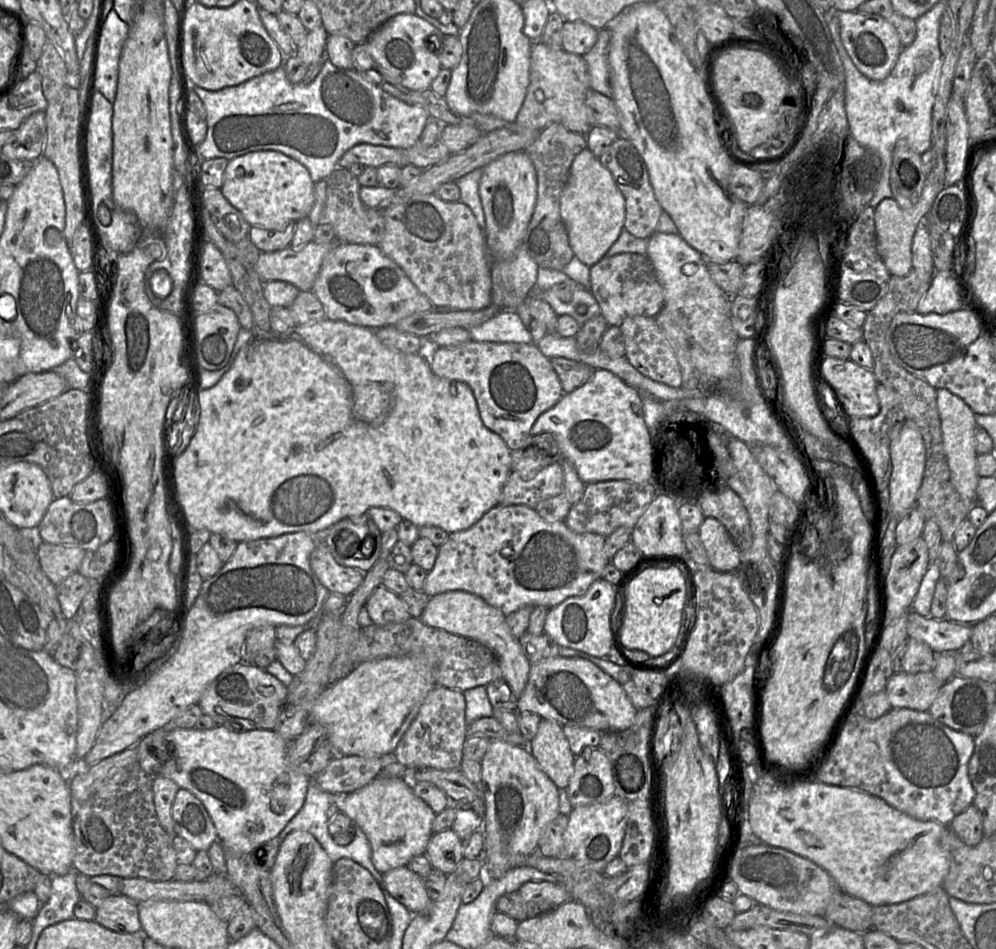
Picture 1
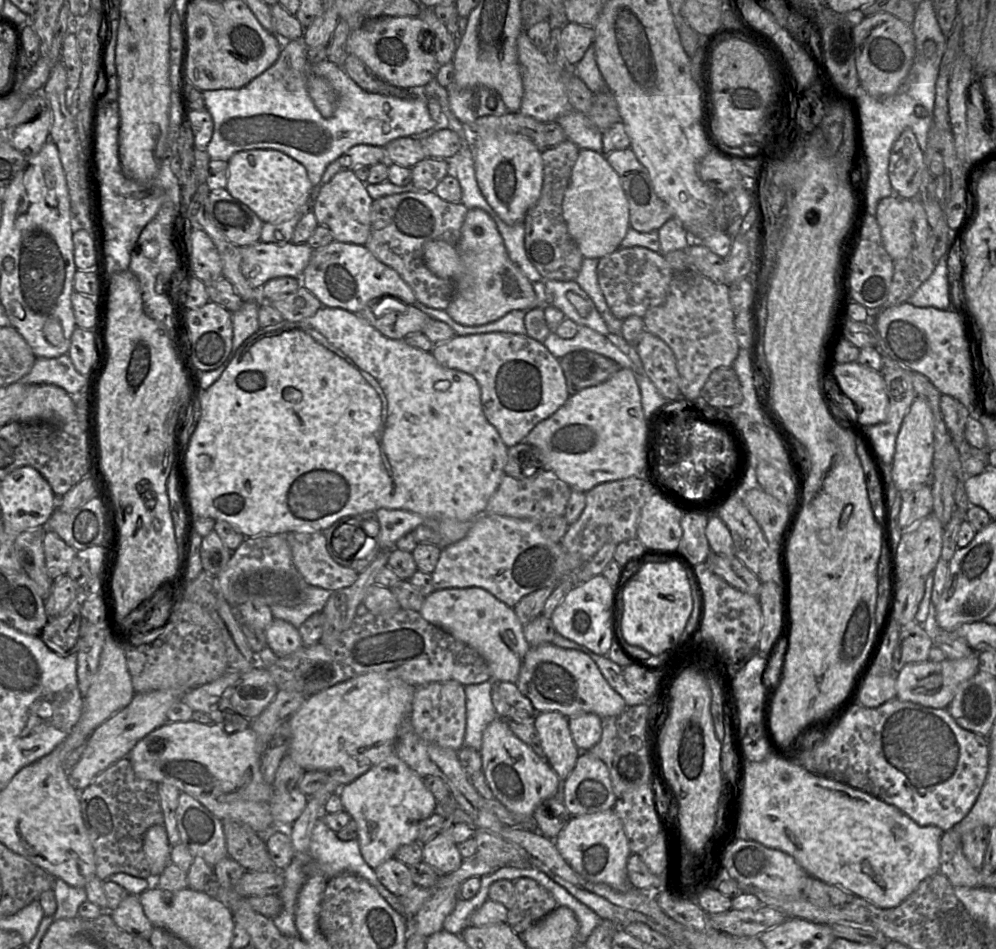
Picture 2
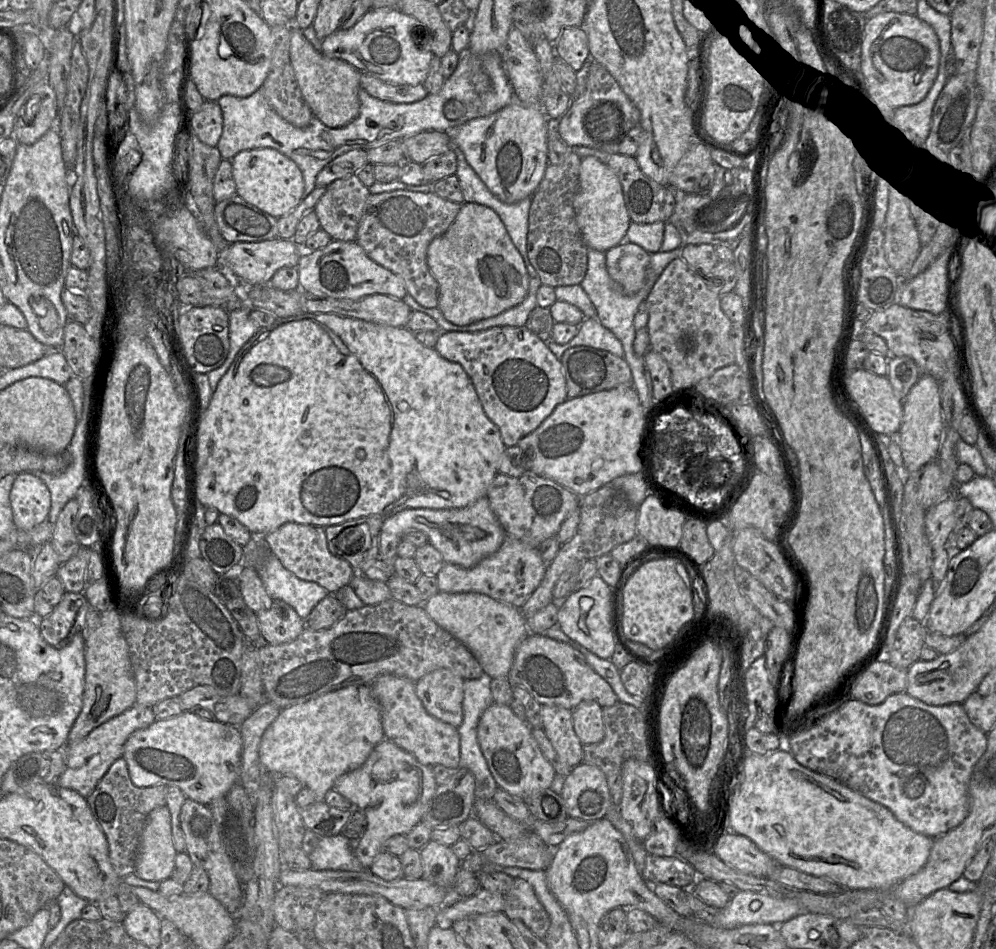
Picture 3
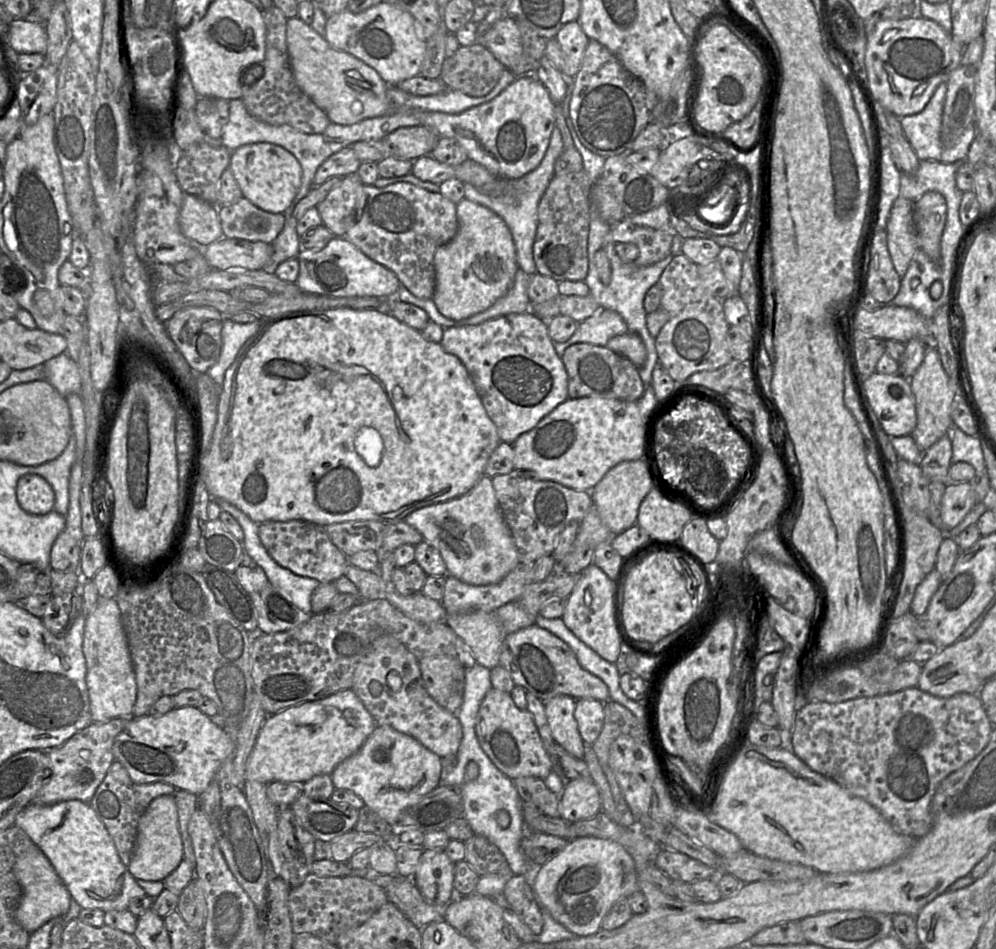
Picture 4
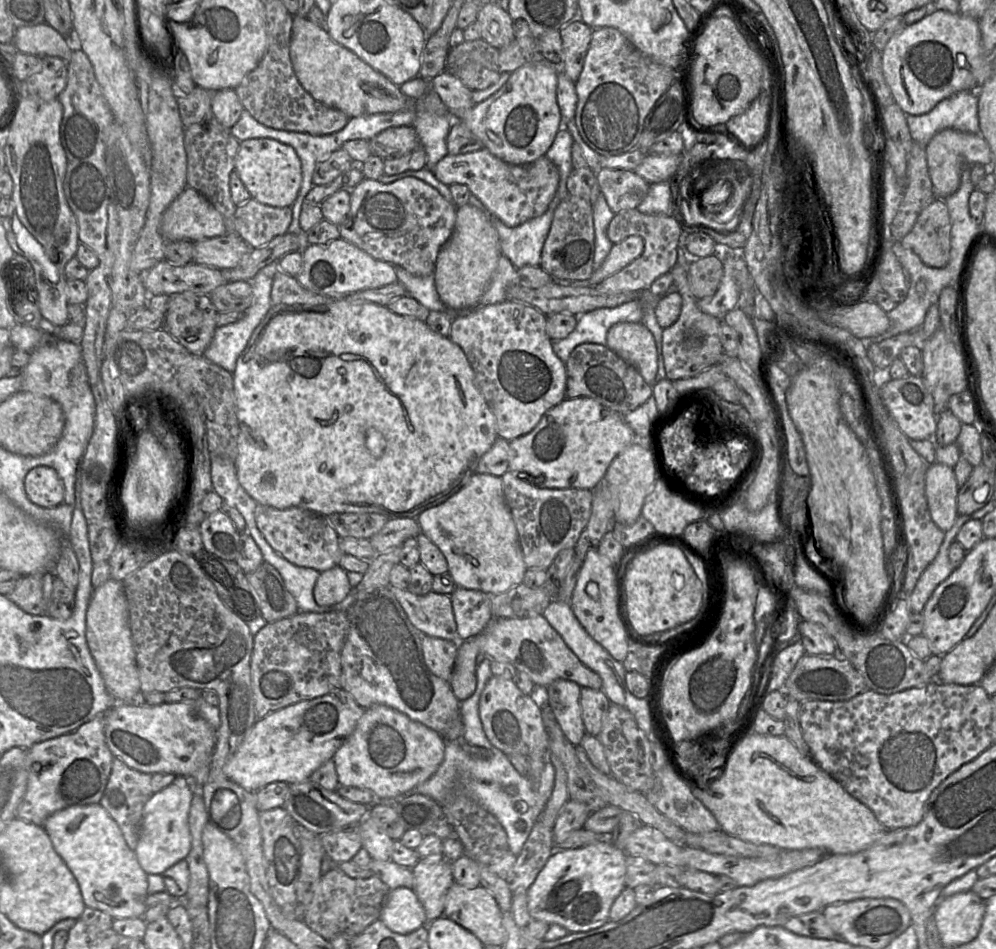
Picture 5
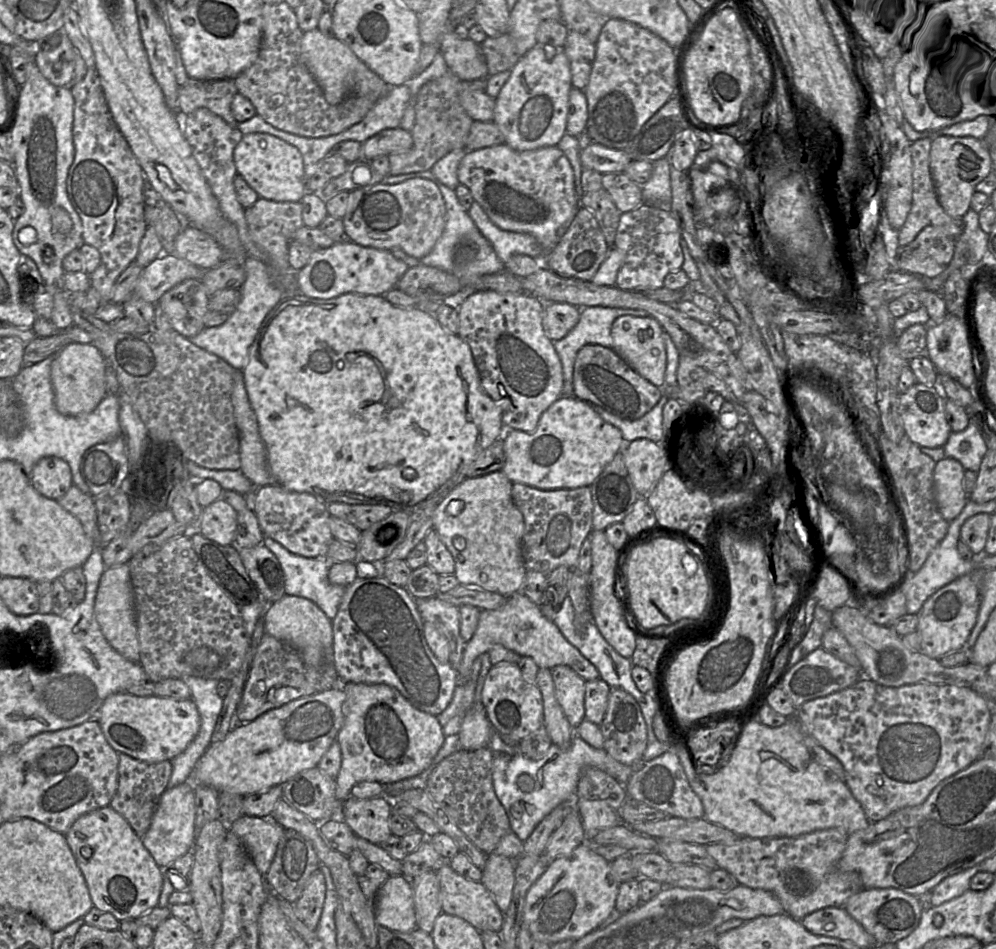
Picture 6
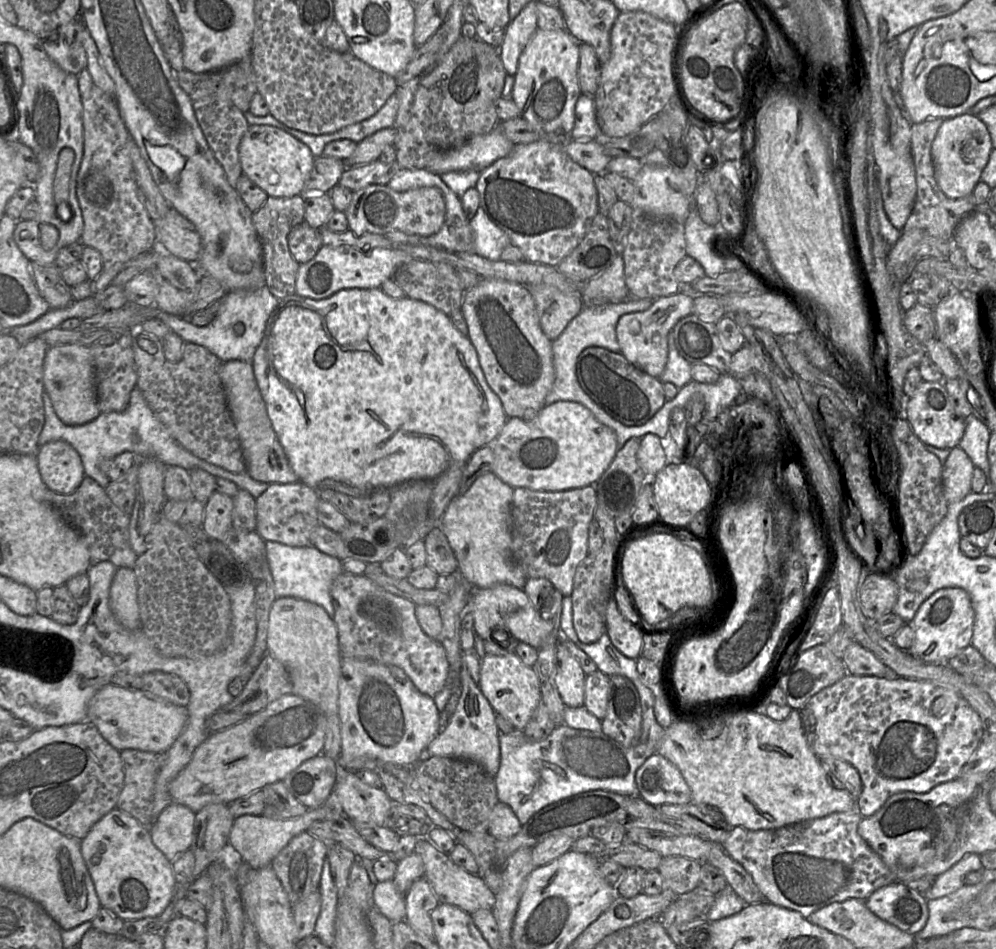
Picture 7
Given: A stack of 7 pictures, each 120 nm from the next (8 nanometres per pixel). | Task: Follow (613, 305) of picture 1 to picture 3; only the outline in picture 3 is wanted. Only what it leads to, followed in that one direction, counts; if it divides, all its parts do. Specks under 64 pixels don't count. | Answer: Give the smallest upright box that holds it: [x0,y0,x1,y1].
[605,240,650,295]

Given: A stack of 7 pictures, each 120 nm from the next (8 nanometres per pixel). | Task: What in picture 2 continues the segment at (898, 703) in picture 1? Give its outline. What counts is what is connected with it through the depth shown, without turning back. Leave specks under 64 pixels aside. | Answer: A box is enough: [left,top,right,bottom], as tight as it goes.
[896,651,979,708]

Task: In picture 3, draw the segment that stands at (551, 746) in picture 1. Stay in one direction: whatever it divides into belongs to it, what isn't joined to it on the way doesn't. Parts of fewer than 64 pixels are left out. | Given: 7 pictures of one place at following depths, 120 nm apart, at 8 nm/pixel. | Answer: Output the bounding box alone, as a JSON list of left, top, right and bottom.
[541,705,583,767]

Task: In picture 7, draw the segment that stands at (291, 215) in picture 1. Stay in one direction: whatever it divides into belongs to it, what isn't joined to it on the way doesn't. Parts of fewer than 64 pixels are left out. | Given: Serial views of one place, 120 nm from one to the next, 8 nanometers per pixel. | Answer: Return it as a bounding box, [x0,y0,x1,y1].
[239,125,316,197]

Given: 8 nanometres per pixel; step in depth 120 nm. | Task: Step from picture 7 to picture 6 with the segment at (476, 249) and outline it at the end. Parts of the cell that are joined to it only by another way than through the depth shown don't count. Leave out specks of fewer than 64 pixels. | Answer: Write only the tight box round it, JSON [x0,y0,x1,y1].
[467,201,544,263]

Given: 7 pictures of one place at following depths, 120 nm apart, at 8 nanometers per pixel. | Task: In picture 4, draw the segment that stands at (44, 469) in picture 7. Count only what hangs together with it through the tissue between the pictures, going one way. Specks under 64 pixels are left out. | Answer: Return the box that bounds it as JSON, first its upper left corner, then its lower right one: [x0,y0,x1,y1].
[16,474,55,515]

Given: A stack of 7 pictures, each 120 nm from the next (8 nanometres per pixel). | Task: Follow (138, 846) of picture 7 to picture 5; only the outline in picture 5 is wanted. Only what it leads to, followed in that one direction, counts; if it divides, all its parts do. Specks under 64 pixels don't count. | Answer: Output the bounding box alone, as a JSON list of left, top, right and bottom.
[44,803,148,919]

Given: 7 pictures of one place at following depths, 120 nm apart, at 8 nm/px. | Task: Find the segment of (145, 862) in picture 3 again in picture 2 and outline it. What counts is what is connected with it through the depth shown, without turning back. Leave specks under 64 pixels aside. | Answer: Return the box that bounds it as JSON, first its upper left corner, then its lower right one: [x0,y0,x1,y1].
[143,825,171,877]

